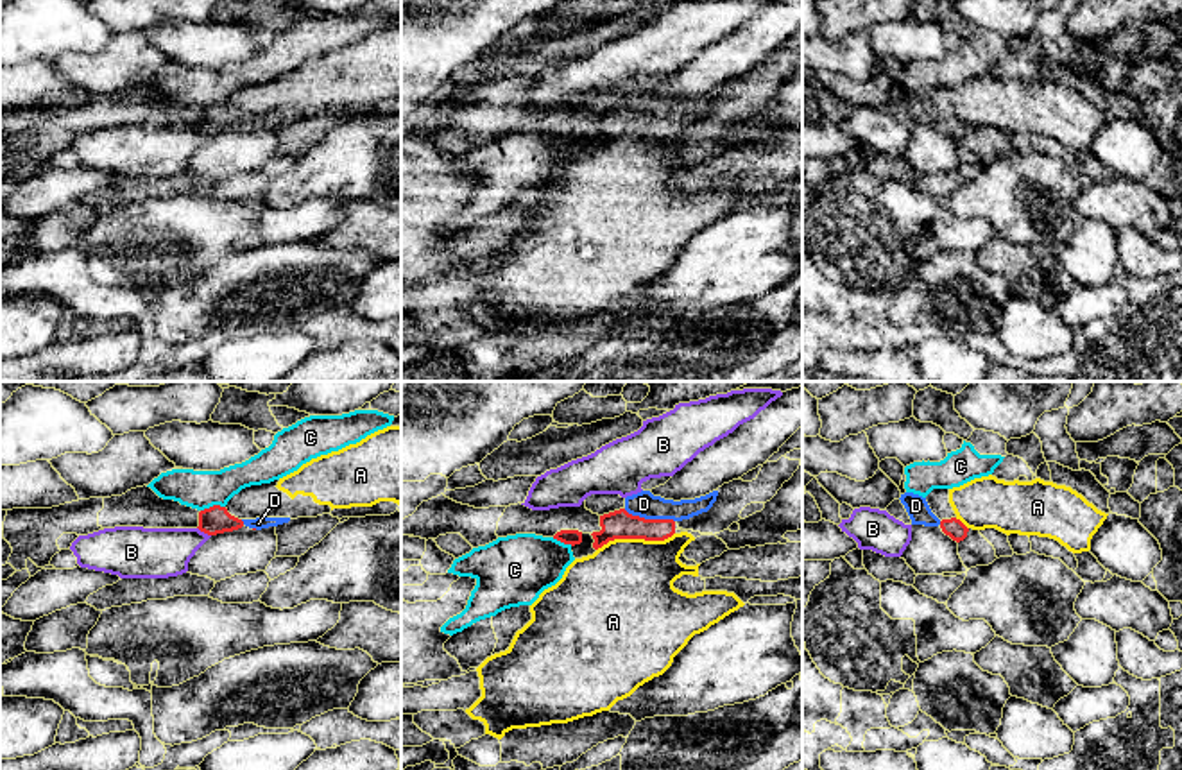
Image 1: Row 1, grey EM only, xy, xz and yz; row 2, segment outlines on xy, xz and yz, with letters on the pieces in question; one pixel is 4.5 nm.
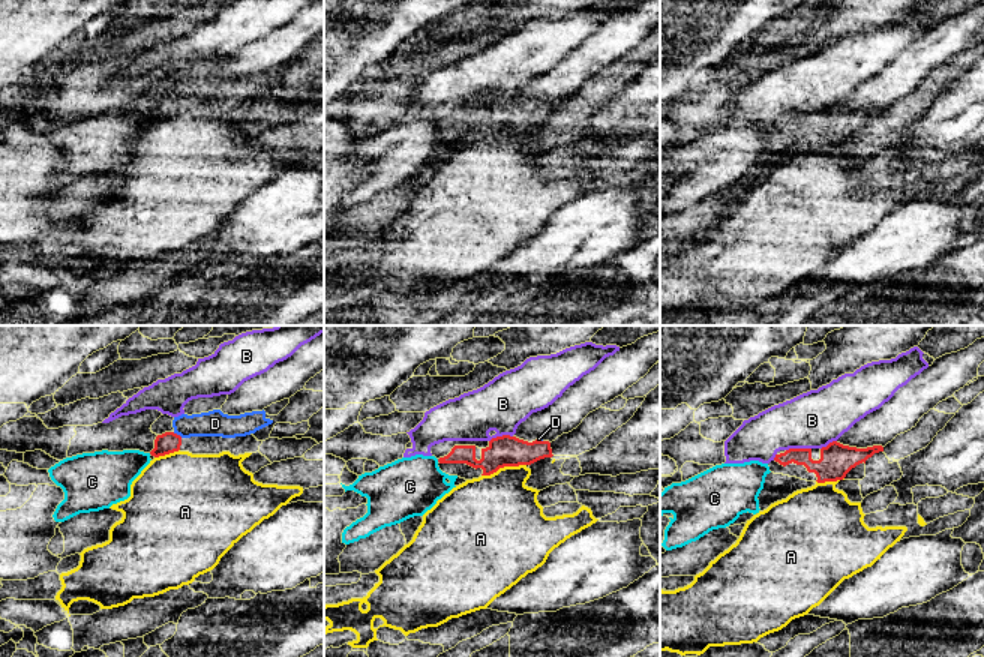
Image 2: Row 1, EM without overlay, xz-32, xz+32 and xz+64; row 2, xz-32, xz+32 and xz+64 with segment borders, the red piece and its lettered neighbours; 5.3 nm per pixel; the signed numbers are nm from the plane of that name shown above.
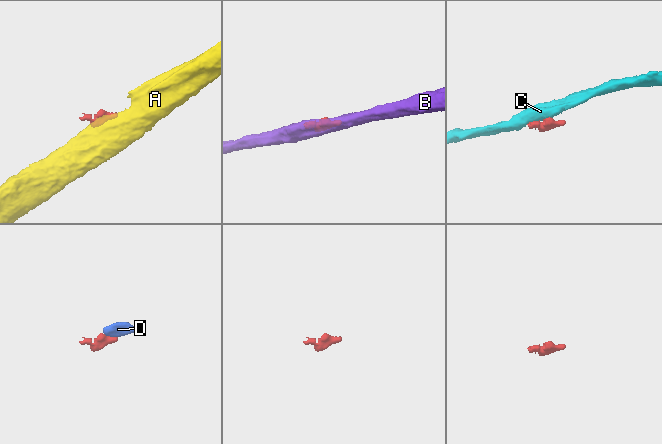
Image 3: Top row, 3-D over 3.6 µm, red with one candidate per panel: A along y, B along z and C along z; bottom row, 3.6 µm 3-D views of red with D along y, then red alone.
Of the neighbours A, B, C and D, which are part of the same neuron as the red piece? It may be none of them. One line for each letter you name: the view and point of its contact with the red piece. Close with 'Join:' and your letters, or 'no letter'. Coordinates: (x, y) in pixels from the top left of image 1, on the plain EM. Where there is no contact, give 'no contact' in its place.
D: xz (649, 119)
Join: D

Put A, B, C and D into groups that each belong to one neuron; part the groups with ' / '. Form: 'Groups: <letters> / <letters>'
Groups: A / B / C / D

